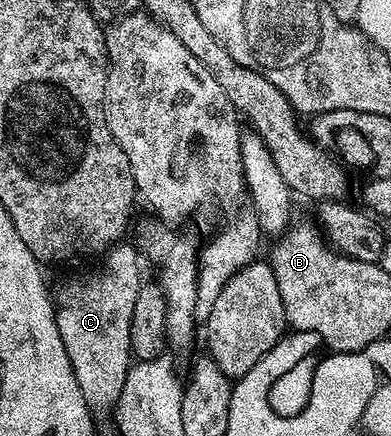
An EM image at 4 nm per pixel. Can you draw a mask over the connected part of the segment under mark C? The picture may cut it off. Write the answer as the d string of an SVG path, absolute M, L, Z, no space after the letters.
M117 243L103 254L101 261L104 262L101 263L100 269L94 270L93 273L84 273L81 277L72 277L54 289L58 335L62 335L62 347L66 347L66 355L70 355L70 367L74 367L74 379L78 379L82 399L86 399L86 407L93 415L111 414L115 410L116 402L126 383L130 362L133 360L130 347L130 315L134 315L134 299L138 299L142 284L142 257L135 244L124 244Z

